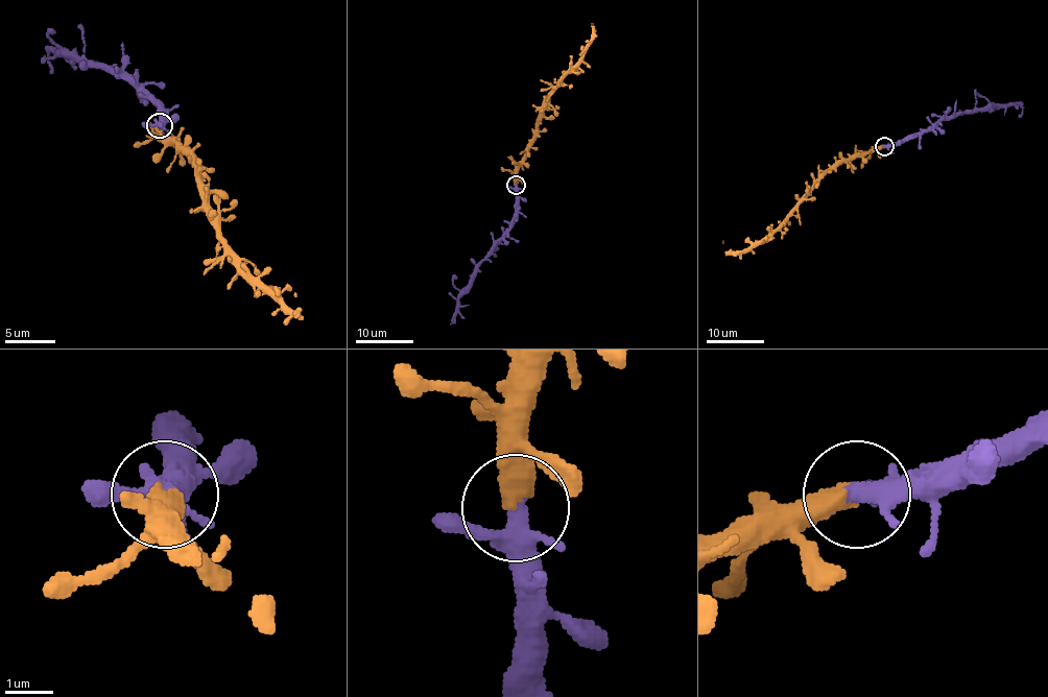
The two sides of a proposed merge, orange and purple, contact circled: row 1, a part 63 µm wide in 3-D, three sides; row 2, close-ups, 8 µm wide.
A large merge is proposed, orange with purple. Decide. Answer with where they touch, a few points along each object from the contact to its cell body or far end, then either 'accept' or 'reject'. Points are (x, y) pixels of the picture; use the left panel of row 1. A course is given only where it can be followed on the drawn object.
place (159, 125); course orange (158, 124), (190, 158), (215, 238), (277, 302), (294, 312), (294, 292); course purple (160, 124), (158, 106), (126, 76), (117, 76), (50, 51), (50, 74); accept

